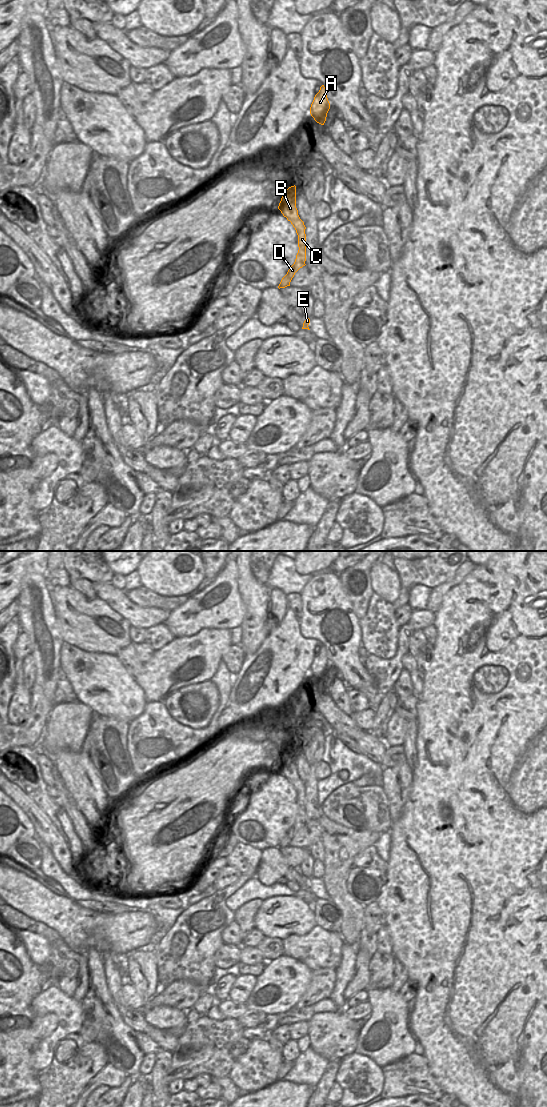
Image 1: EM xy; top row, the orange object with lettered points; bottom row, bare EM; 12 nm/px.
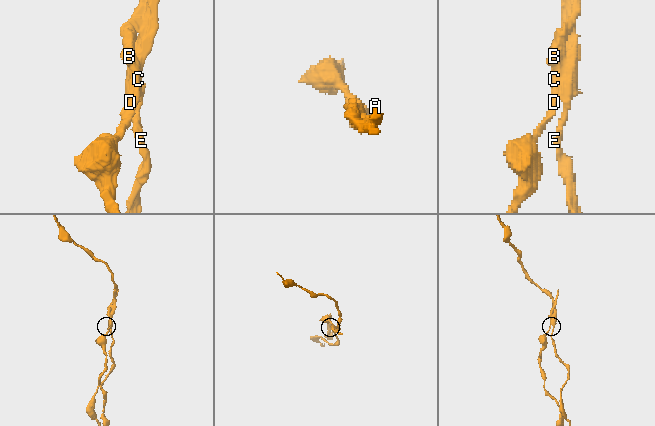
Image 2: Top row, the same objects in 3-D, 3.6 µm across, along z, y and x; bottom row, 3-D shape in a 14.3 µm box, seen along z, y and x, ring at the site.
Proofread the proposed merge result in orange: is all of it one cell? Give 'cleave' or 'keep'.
cleave

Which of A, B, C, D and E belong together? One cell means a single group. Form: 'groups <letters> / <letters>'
groups A E / B C D

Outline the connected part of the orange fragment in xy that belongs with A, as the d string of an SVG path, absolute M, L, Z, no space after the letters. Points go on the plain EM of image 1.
M322 645L311 664L310 674L317 683L324 685L329 669L330 663L327 658L327 652L324 645Z

